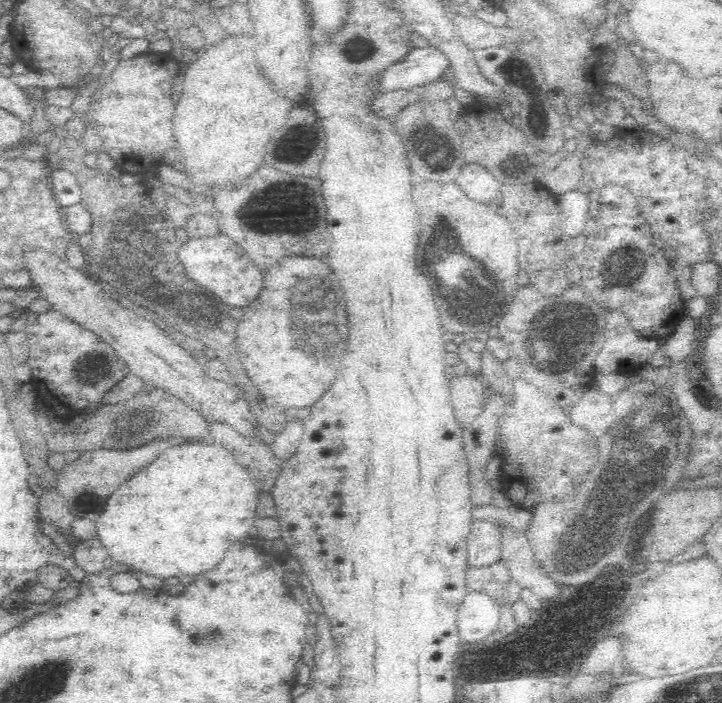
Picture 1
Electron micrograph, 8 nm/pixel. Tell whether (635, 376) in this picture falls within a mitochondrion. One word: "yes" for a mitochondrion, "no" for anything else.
no

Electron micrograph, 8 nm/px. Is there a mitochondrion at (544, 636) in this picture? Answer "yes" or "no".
yes

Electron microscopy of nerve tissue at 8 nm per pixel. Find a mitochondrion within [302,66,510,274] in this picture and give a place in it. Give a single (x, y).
(438, 155)

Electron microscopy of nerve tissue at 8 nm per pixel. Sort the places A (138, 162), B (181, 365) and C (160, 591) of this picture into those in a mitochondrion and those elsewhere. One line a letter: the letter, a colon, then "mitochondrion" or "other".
A: other
B: other
C: other

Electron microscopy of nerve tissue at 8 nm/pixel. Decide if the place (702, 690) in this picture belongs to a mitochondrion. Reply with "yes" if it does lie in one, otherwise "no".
yes

